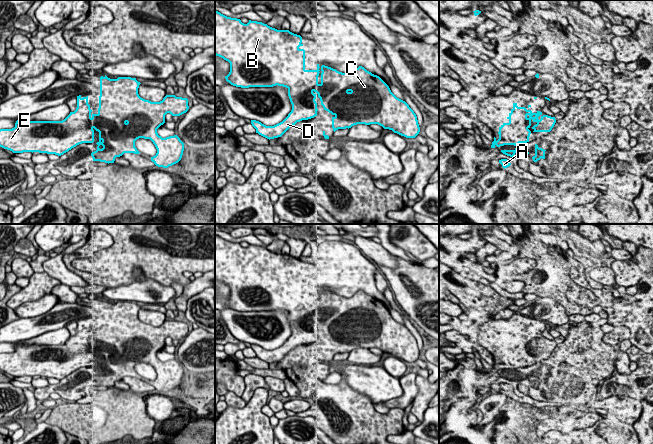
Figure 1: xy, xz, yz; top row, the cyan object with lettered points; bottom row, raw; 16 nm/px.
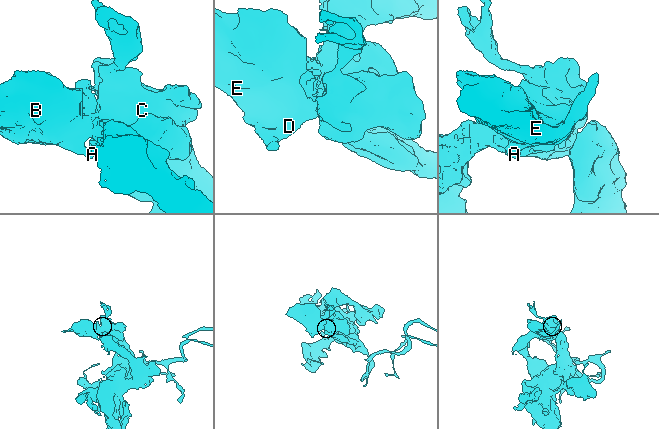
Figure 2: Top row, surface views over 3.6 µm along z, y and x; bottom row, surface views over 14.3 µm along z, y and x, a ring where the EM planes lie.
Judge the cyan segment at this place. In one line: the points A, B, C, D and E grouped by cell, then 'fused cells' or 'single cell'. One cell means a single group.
A B C D E; single cell

